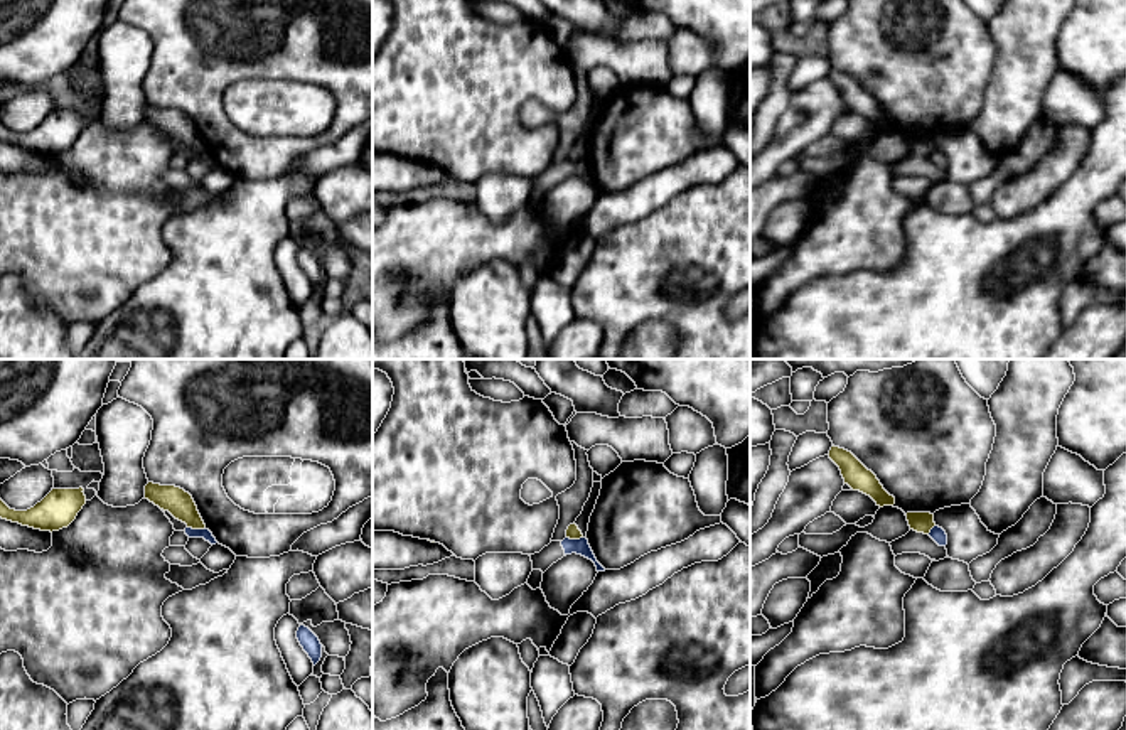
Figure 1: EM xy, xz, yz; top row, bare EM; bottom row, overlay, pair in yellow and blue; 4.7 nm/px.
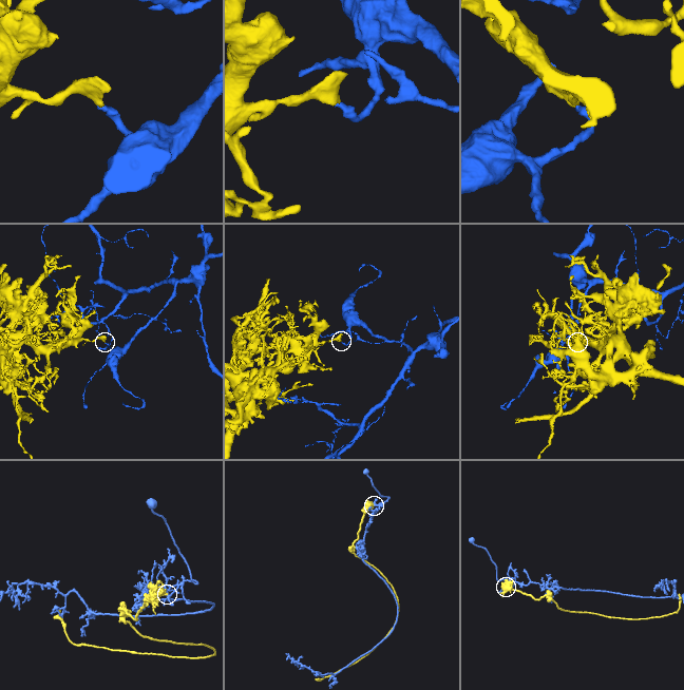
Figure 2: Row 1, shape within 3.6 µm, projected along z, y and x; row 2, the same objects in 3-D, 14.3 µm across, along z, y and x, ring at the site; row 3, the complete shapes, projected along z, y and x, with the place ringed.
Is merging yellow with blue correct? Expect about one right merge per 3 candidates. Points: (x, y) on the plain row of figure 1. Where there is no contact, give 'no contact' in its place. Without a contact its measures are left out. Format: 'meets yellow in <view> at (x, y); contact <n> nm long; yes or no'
meets yellow in xy at (196, 150); contact 90 nm long; no

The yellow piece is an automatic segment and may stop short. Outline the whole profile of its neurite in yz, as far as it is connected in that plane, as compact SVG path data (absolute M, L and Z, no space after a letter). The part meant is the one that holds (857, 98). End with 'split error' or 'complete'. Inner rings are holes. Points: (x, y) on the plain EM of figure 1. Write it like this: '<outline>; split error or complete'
M833 67L828 78L839 89L844 106L853 113L870 118L880 130L895 126L895 120L883 111L877 98L851 74Z; complete

